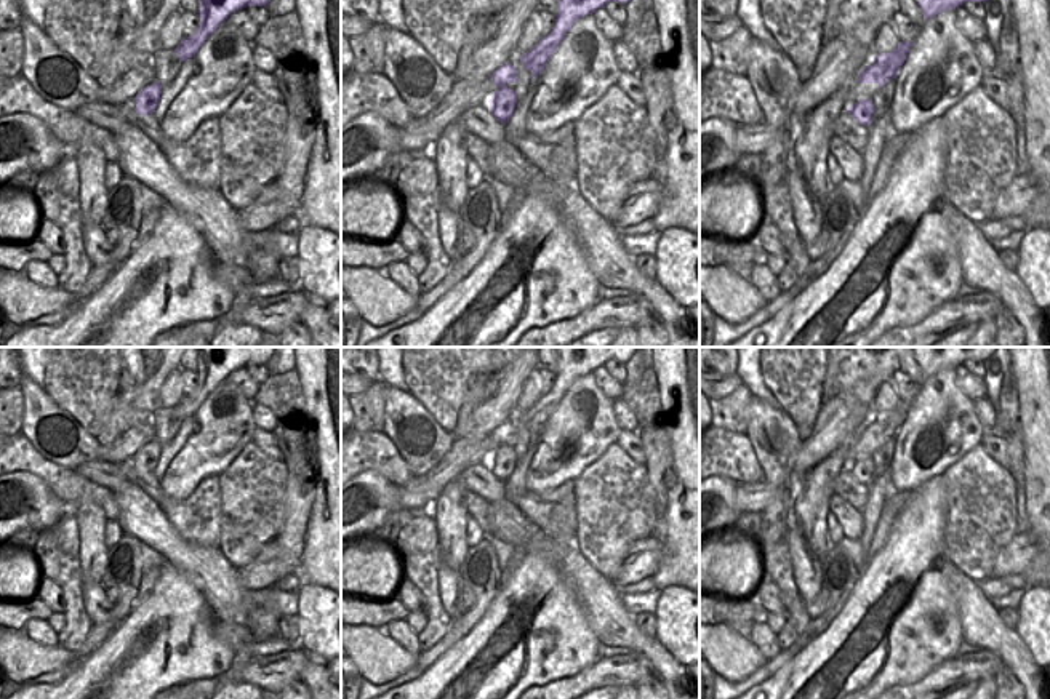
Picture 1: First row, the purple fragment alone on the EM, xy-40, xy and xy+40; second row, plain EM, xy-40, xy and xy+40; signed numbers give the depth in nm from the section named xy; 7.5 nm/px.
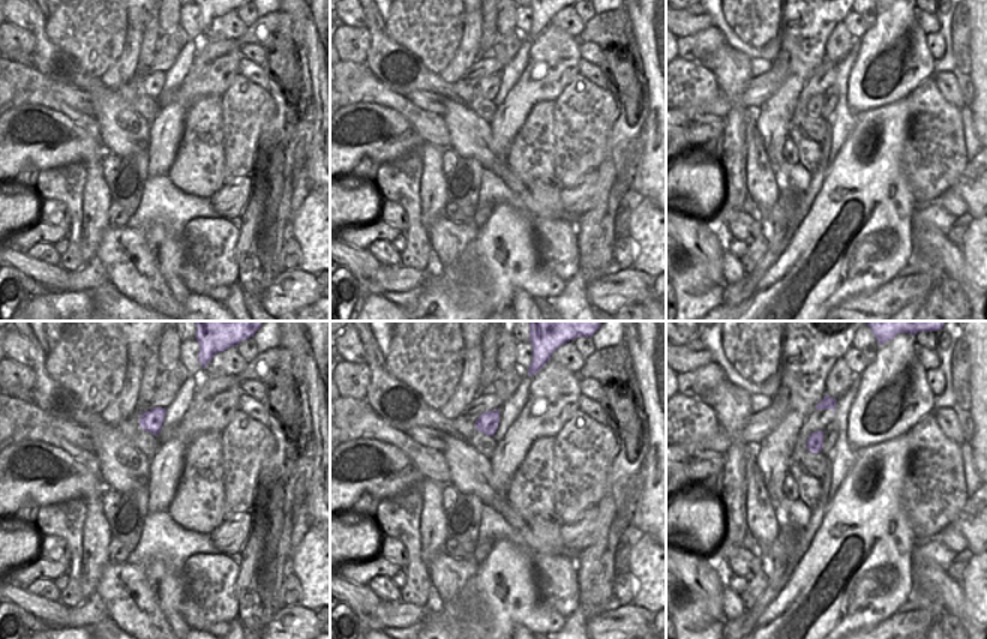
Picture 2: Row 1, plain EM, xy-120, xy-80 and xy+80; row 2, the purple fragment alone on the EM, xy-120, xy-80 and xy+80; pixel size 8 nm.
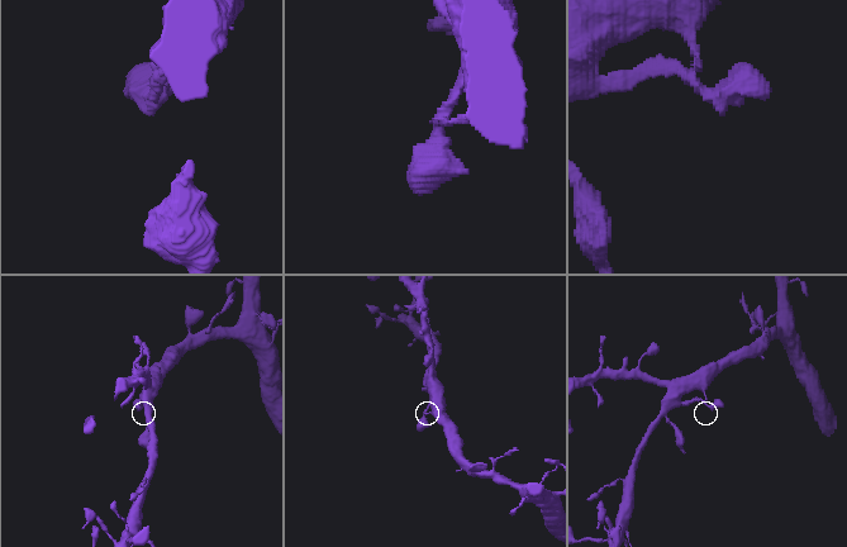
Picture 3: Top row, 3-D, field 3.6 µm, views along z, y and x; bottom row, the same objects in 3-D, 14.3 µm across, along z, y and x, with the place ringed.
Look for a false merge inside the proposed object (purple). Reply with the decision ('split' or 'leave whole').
leave whole

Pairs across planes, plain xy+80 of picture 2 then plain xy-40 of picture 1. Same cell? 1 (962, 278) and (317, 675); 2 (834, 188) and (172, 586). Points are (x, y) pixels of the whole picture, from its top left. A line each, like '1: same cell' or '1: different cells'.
1: same cell
2: same cell

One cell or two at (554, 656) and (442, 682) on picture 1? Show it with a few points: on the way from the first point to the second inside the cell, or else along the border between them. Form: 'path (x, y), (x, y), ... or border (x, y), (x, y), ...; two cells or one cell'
path (553, 607), (551, 589), (509, 594), (490, 632); one cell

